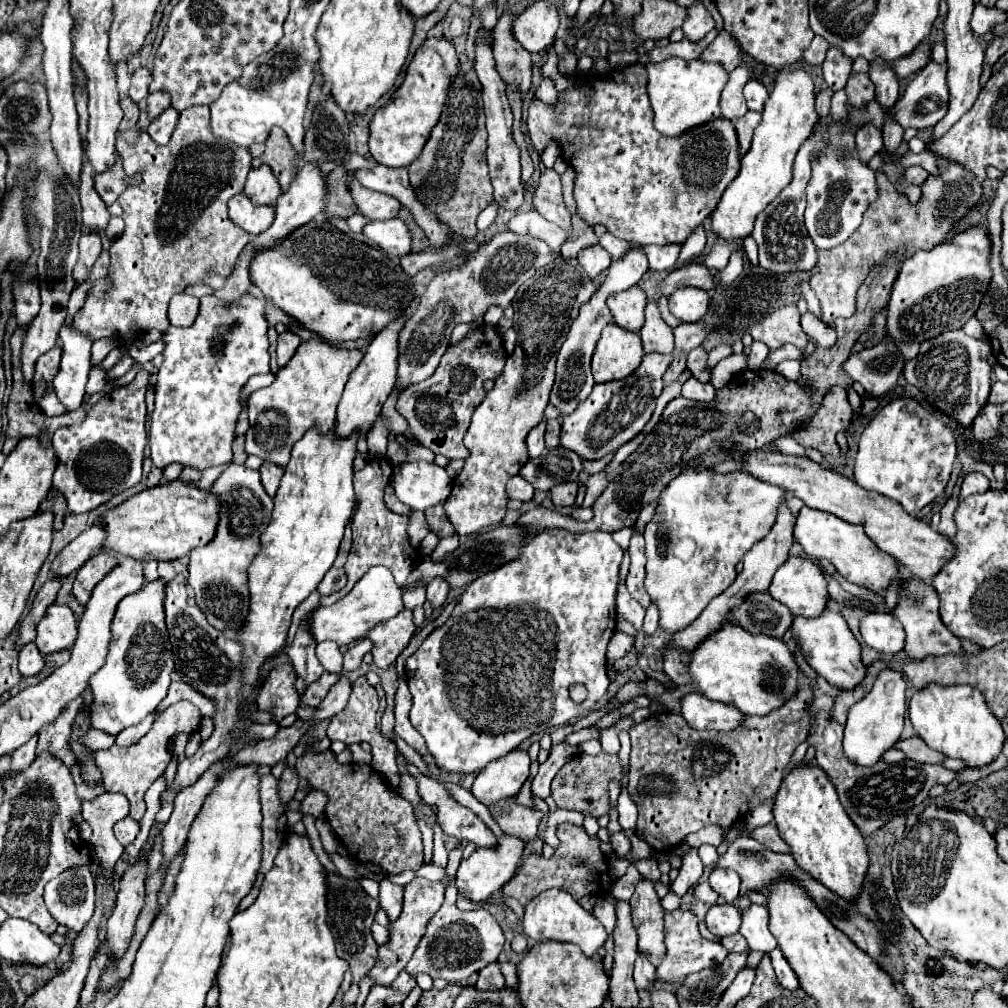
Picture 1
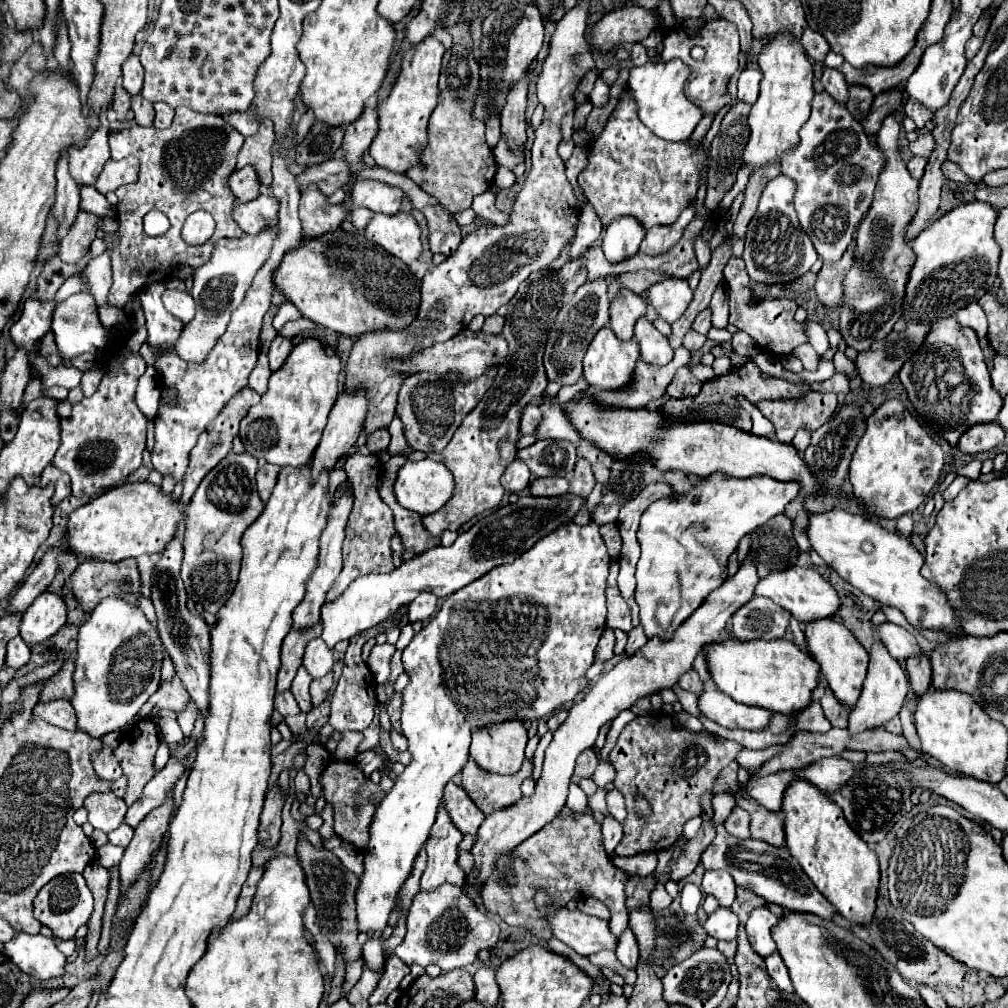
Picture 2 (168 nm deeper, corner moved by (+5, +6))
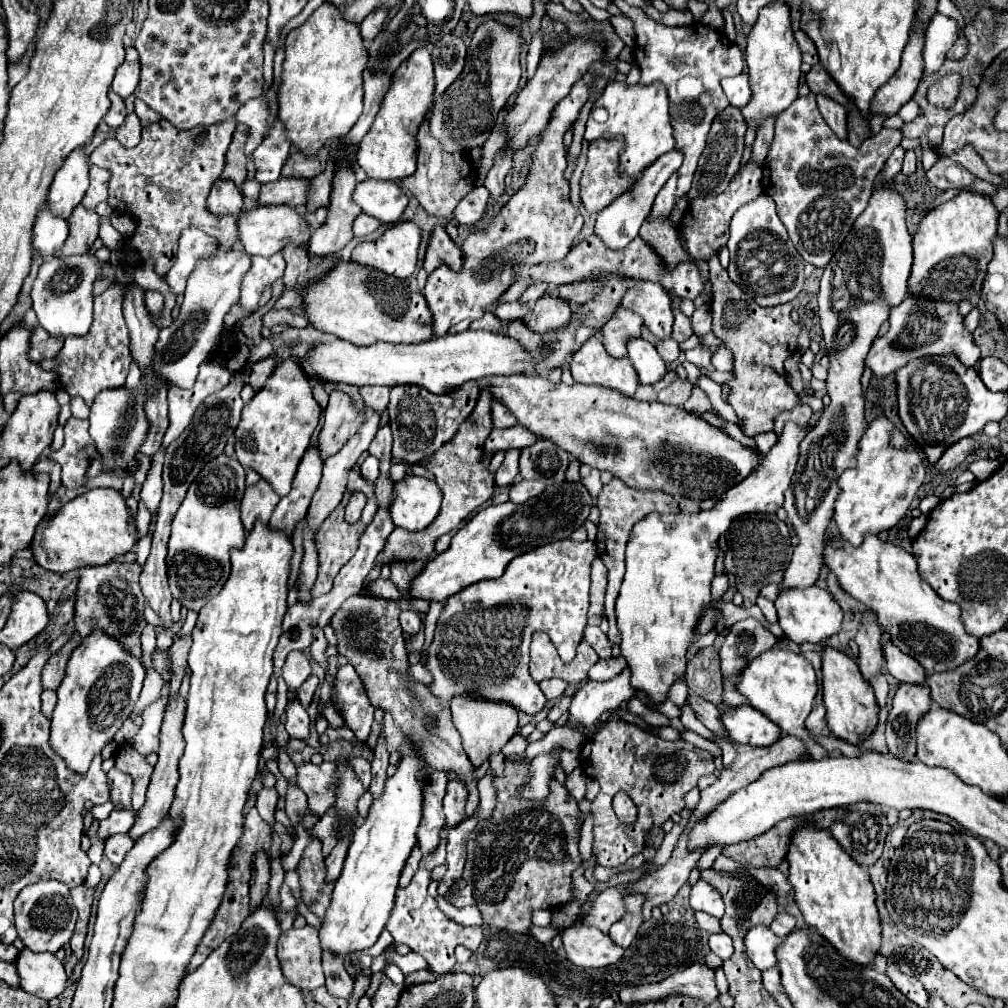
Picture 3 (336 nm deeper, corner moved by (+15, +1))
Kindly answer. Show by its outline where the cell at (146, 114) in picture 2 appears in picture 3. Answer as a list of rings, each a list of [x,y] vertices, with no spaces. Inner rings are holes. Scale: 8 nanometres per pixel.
[[[129,113],[125,123],[115,131],[115,137],[117,137],[117,141],[121,141],[121,145],[135,147],[141,141],[141,129],[143,127],[139,123],[139,117],[135,113]]]

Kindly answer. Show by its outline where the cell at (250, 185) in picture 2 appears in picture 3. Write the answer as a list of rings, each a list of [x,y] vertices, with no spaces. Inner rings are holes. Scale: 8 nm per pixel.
[[[219,179],[211,187],[207,207],[215,215],[237,215],[243,209],[243,193],[229,179]]]

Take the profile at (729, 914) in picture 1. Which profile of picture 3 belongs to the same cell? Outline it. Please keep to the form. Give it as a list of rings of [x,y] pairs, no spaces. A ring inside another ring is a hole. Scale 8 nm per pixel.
[[[723,931],[709,935],[709,947],[711,947],[711,951],[713,951],[717,957],[721,957],[721,959],[727,959],[727,957],[733,953],[731,937],[729,937],[727,933],[723,933]]]

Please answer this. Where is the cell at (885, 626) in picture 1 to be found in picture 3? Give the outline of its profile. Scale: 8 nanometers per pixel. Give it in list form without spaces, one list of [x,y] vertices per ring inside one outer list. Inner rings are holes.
[[[867,533],[861,547],[847,545],[847,541],[833,541],[827,545],[823,551],[823,565],[837,575],[845,593],[877,615],[879,625],[891,635],[891,641],[883,645],[883,655],[887,671],[897,681],[923,683],[925,671],[941,673],[957,669],[957,665],[979,651],[979,639],[969,635],[961,623],[959,605],[941,599],[931,585],[917,575],[917,561],[905,549],[881,541],[879,535]]]

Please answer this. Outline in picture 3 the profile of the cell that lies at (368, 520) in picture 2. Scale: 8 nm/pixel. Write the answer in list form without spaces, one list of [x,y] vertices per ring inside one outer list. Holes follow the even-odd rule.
[[[351,471],[351,473],[349,473],[349,483],[347,483],[347,487],[349,487],[349,489],[345,490],[345,497],[343,497],[343,503],[339,505],[339,509],[333,511],[333,513],[329,515],[329,519],[325,519],[325,523],[323,523],[321,529],[317,531],[319,575],[317,575],[317,581],[315,581],[313,589],[311,589],[311,595],[313,595],[313,597],[319,597],[319,595],[327,593],[327,591],[333,587],[333,579],[335,579],[335,575],[337,575],[339,569],[341,569],[341,567],[355,555],[355,551],[357,551],[357,547],[359,547],[359,537],[363,535],[363,531],[367,529],[367,525],[373,521],[373,515],[377,513],[377,503],[373,501],[373,487],[371,487],[371,485],[357,473],[357,471]],[[353,491],[361,491],[361,493],[365,493],[365,495],[367,495],[367,505],[365,505],[365,509],[363,509],[361,519],[359,519],[357,523],[349,525],[349,523],[345,521],[344,515],[347,501],[349,501],[349,497],[351,497]]]

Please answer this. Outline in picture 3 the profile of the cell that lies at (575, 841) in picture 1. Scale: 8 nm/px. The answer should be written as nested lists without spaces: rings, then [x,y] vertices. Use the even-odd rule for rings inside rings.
[[[511,755],[505,757],[505,777],[495,777],[497,787],[497,807],[493,811],[493,817],[487,821],[481,821],[467,839],[467,863],[463,871],[463,879],[467,885],[461,891],[449,891],[447,901],[455,907],[473,905],[481,911],[481,917],[487,925],[513,931],[513,933],[525,933],[529,935],[529,929],[533,927],[531,915],[537,909],[555,909],[557,905],[569,903],[573,899],[571,895],[571,883],[573,883],[573,871],[583,865],[581,853],[579,853],[579,837],[581,837],[581,811],[577,807],[577,801],[569,795],[569,791],[561,783],[551,785],[551,793],[545,801],[517,801],[517,785],[525,781],[525,769],[527,765],[519,765],[523,755]]]

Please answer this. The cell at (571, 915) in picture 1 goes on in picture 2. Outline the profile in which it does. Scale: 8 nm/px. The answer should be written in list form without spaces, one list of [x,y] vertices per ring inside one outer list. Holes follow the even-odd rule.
[[[539,892],[535,896],[535,904],[547,916],[547,922],[553,928],[553,936],[565,942],[581,956],[595,954],[599,950],[615,950],[617,936],[611,934],[609,924],[601,918],[583,914],[579,910],[567,908],[551,908],[547,900],[547,892]]]

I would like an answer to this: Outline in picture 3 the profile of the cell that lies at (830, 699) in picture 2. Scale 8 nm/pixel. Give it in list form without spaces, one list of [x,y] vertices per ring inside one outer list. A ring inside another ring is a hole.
[[[823,705],[813,707],[813,713],[809,713],[809,717],[805,721],[805,727],[815,735],[831,735],[831,731],[825,723],[825,707]]]

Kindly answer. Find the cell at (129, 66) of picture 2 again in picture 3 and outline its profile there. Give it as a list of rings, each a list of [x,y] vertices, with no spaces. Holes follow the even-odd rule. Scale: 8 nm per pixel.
[[[131,47],[127,49],[123,65],[117,69],[111,89],[125,99],[135,93],[137,85],[139,85],[139,57],[137,57],[137,51]]]

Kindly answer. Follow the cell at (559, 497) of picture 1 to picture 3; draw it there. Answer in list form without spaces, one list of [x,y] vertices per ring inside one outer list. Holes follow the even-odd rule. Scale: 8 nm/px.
[[[517,481],[511,485],[511,491],[509,491],[509,501],[513,503],[525,503],[537,495],[541,495],[545,491],[545,485],[539,483],[539,481]]]

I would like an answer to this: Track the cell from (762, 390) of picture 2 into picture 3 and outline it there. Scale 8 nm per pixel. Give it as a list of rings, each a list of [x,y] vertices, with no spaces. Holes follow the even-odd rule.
[[[693,387],[693,393],[683,407],[685,407],[685,411],[695,413],[695,415],[703,415],[705,411],[715,411],[713,405],[709,403],[709,397],[699,387]]]

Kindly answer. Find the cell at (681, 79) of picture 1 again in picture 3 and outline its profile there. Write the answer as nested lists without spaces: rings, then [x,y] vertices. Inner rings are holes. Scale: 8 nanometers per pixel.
[[[611,81],[603,95],[595,101],[587,131],[584,133],[585,141],[595,141],[599,137],[615,137],[623,135],[627,149],[621,155],[621,169],[627,175],[637,175],[643,169],[647,169],[659,155],[675,149],[675,137],[673,137],[673,125],[669,115],[669,97],[663,83],[655,81],[651,85],[629,85],[625,81]]]

